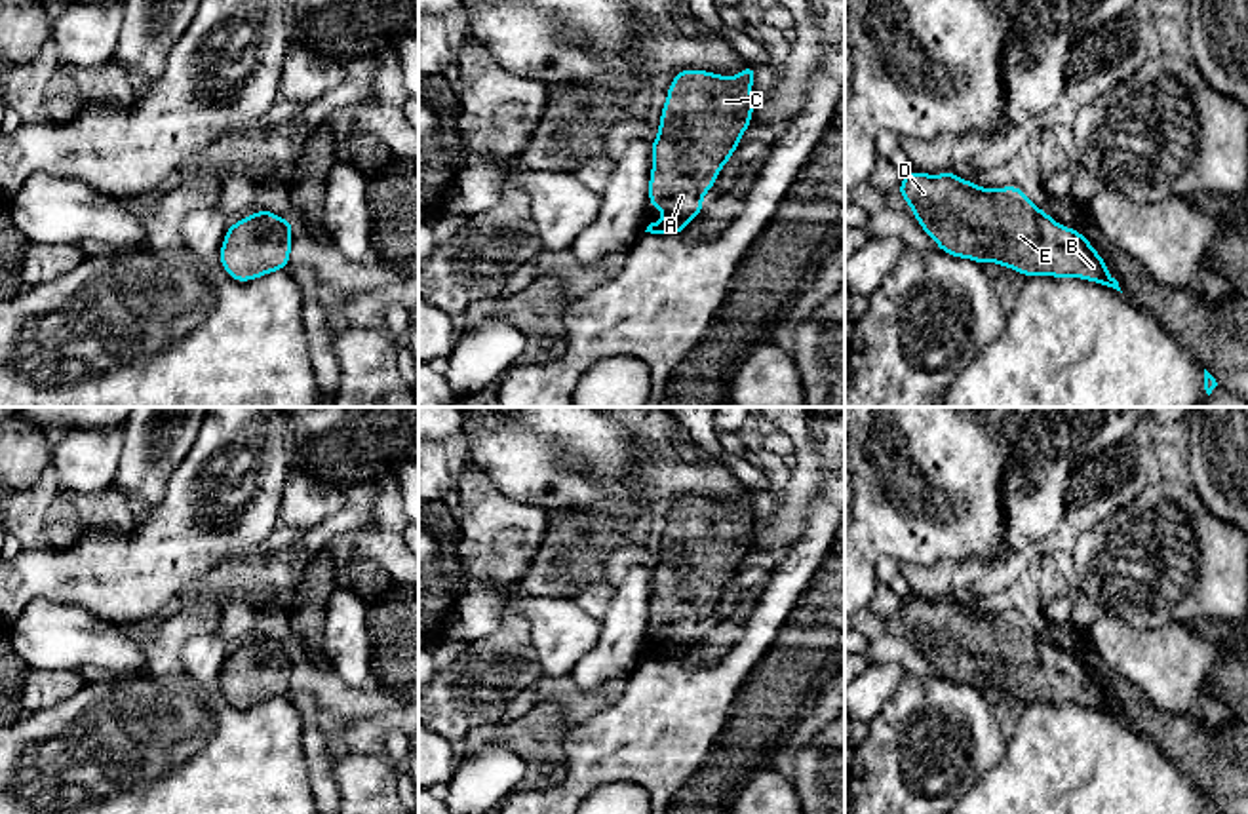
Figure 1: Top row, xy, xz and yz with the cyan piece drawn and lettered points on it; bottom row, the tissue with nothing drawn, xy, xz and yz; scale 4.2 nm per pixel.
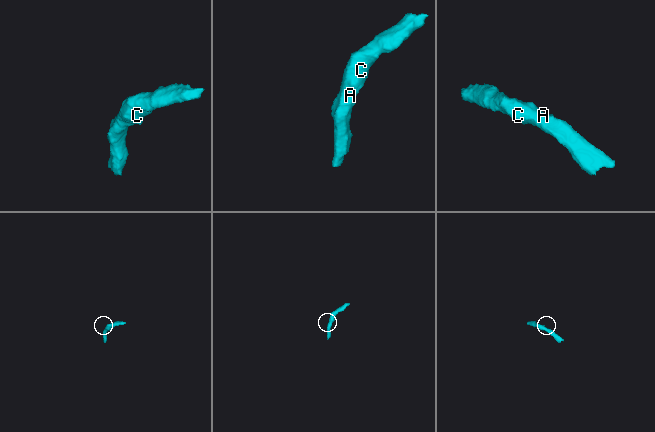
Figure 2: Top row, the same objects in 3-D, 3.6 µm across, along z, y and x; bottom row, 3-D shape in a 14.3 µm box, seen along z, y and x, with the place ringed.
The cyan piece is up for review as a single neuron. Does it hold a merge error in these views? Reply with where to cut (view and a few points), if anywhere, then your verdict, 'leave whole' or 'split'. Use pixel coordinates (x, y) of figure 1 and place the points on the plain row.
no cut | leave whole

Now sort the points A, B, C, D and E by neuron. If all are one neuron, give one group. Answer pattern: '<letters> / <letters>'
A B C D E

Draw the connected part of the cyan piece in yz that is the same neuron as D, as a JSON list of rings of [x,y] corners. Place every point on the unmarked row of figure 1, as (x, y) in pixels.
[[[909,595],[896,620],[904,622],[938,675],[955,685],[972,685],[982,692],[999,688],[1024,704],[1081,704],[1121,717],[1094,671],[1077,654],[1062,652],[1044,635],[1037,635],[1020,612],[980,614],[953,597],[928,601]]]

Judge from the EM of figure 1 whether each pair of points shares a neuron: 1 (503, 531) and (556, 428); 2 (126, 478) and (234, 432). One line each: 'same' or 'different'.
1: different
2: different

